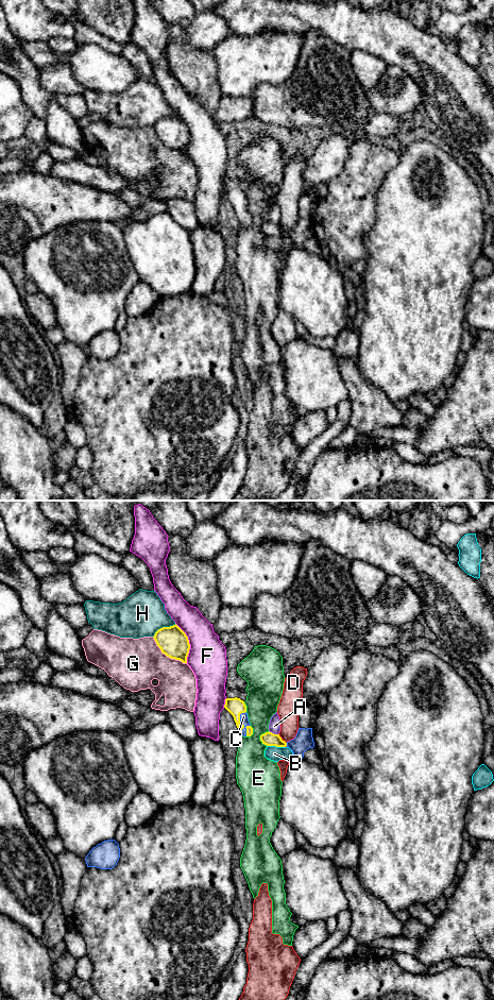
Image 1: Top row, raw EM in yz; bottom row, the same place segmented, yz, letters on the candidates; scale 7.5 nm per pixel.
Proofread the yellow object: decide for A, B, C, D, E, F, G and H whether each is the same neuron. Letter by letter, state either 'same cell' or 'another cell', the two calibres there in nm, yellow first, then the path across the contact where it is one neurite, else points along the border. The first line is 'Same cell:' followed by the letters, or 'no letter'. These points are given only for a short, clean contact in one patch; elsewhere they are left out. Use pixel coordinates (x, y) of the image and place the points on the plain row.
Same cell: C
A: another cell; 110 nm thick on the yellow side, 100 nm on the other
B: another cell; 110 nm thick on the yellow side, 110 nm on the other; border along yz (267, 235), (285, 237)
C: same cell; 130 nm thick on the yellow side, 60 nm on the other
D: another cell; 110 nm thick on the yellow side, 160 nm on the other
E: another cell; 110 nm thick on the yellow side, 260 nm on the other
F: another cell; 220 nm thick on the yellow side, 280 nm on the other
G: another cell; 220 nm thick on the yellow side, 360 nm on the other
H: another cell; 220 nm thick on the yellow side, 340 nm on the other

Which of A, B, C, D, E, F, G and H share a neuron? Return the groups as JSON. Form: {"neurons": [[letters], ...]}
{"neurons": [["A"], ["B"], ["C"], ["D"], ["E"], ["F"], ["G"], ["H"]]}

